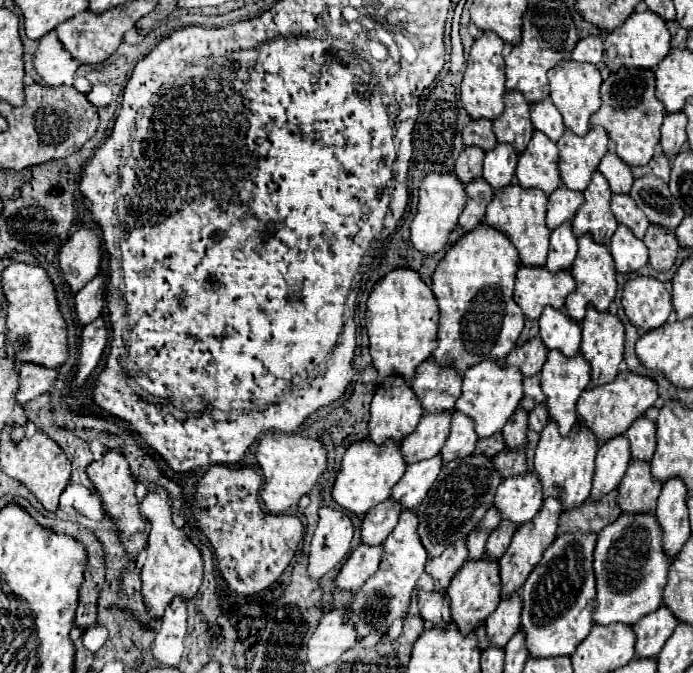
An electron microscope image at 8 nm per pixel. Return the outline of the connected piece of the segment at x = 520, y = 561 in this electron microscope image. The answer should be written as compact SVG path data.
M544 500L540 512L534 516L532 524L524 524L524 528L520 528L520 532L514 534L506 554L500 558L498 566L500 566L500 584L502 584L502 598L512 596L514 592L518 592L528 574L536 568L536 564L542 560L548 544L554 542L556 538L556 528L558 528L558 520L560 520L560 502L558 500Z

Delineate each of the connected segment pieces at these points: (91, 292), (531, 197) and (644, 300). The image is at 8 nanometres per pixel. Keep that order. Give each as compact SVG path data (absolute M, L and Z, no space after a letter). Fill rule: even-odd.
M94 276L74 298L76 302L76 320L80 326L90 324L102 314L104 308L104 276Z
M514 184L512 188L504 188L504 192L494 192L484 220L488 226L500 230L516 246L522 266L546 264L550 232L546 228L546 194L542 190L524 190Z
M636 276L626 282L622 292L622 308L640 332L650 332L664 326L674 314L666 286L656 278L646 276Z

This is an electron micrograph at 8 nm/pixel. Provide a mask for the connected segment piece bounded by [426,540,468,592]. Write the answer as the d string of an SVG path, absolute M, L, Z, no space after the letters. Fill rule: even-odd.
M456 540L456 544L452 544L452 548L446 548L442 556L430 558L426 562L426 574L432 576L434 590L446 592L446 588L450 586L450 580L466 560L468 560L468 550L464 548L464 540Z

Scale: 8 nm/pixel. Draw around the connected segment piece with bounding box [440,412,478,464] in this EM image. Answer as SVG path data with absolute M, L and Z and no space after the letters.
M452 412L452 424L450 424L450 436L446 438L446 444L440 450L442 462L470 456L476 446L476 432L472 432L472 420L468 416L460 416L460 412Z

